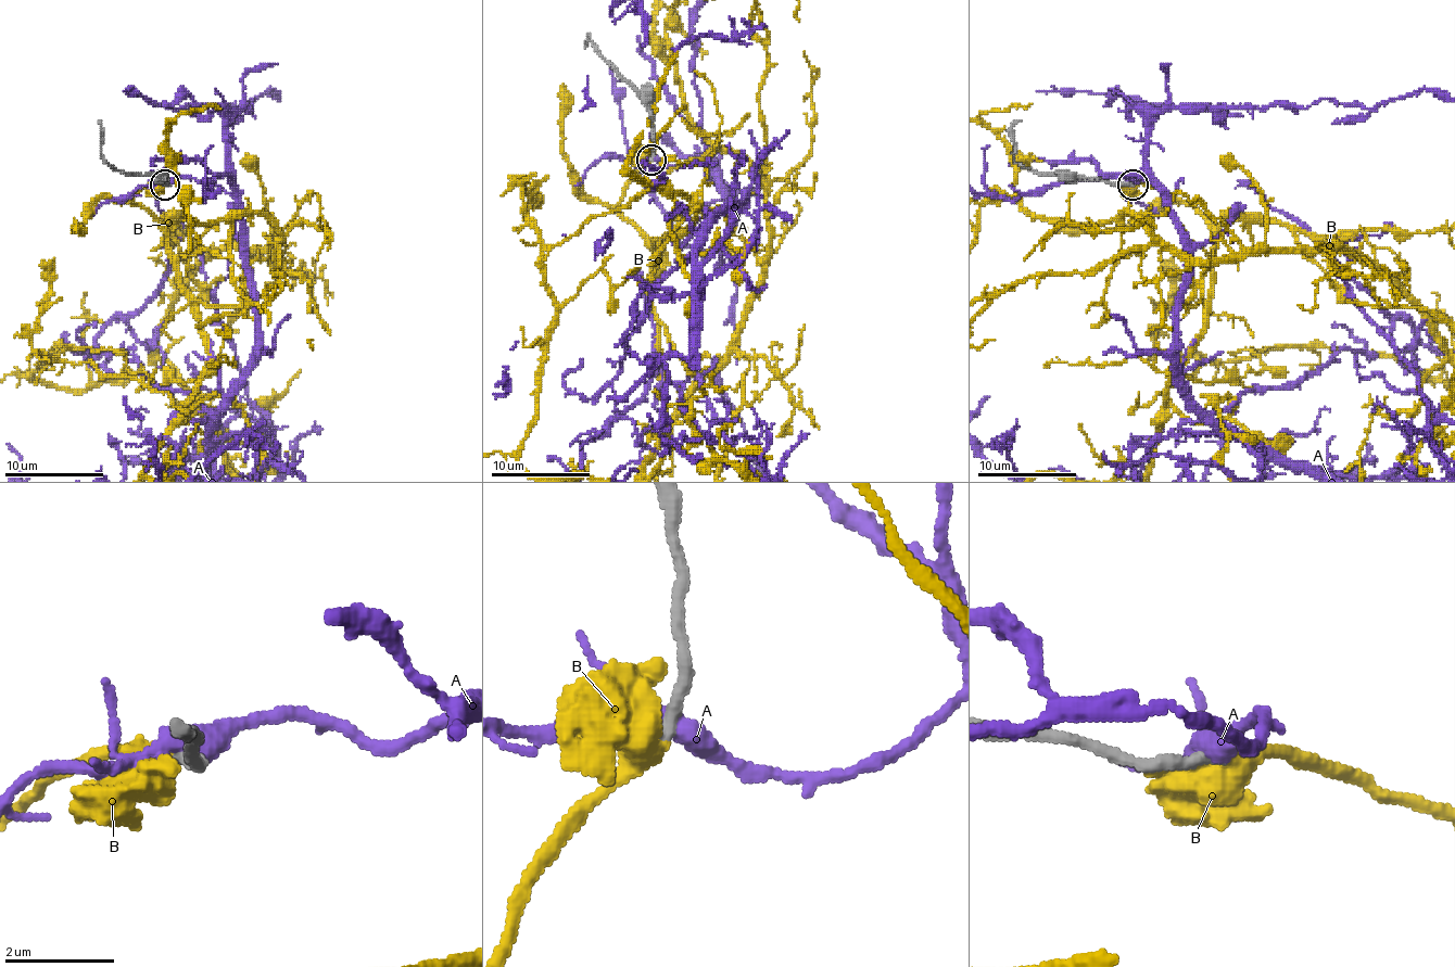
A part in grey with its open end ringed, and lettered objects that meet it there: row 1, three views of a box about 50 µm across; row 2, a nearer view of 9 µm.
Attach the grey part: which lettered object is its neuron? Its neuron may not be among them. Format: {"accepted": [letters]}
{"accepted": ["B"]}

